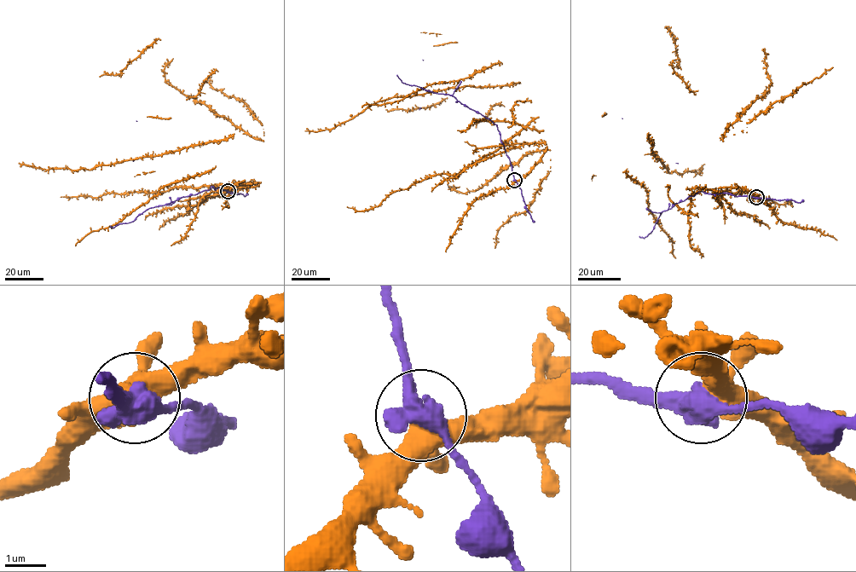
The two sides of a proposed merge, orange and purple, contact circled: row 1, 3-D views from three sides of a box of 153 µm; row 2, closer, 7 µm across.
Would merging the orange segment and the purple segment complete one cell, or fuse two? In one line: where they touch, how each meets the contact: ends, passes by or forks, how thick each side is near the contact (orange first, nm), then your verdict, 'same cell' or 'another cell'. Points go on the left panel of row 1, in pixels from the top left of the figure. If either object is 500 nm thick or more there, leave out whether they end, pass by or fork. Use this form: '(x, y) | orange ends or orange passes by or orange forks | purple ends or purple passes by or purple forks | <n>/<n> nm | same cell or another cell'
(228, 191) | 400/550 nm | another cell

